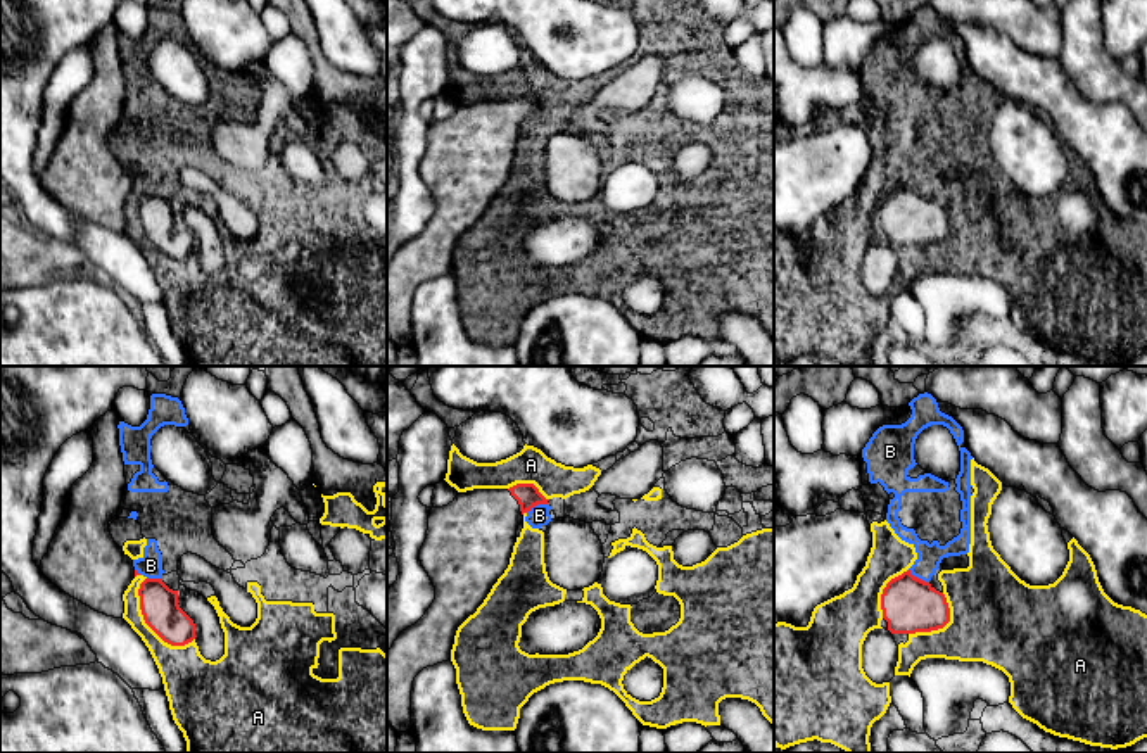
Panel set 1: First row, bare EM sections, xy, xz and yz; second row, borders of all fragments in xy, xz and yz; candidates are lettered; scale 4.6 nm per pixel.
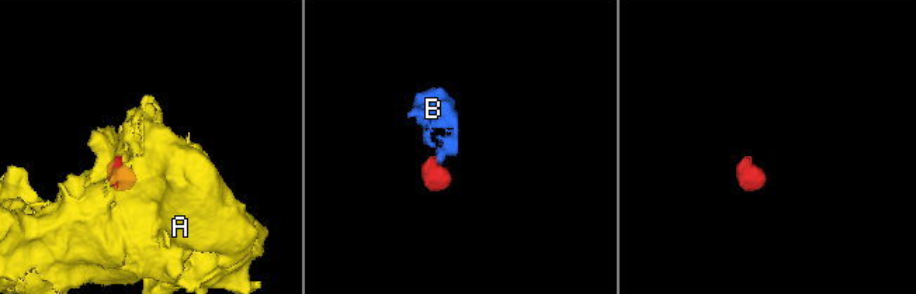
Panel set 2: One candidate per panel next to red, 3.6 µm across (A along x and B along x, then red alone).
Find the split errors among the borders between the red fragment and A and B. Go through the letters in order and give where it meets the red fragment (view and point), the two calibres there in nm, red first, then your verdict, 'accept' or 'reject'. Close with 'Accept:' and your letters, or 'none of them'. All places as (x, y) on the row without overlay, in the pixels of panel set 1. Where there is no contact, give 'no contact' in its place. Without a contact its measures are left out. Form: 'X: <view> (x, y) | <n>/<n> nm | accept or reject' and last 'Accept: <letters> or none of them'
A: xy (145, 235) | 180/180 nm | reject
B: xz (536, 118) | 110/100 nm | reject
Accept: none of them

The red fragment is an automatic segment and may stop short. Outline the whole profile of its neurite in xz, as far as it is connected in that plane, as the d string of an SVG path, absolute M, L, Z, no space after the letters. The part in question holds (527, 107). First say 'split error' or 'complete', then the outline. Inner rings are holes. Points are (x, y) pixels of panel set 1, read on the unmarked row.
split error; M516 97L510 102L458 105L447 119L430 123L420 174L435 200L435 212L425 228L402 244L387 264L387 333L397 347L411 342L415 290L427 280L451 273L458 240L477 225L508 181L523 128L537 117L548 117L548 114L534 97Z

